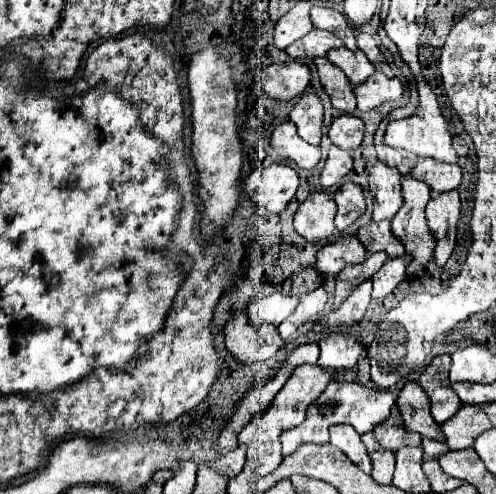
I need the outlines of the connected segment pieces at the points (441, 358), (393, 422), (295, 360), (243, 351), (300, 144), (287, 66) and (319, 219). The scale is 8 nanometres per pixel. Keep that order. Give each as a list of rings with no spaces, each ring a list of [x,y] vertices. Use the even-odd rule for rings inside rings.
[[[438,355],[432,359],[430,365],[426,365],[426,369],[418,379],[418,385],[426,391],[430,399],[430,411],[436,423],[444,423],[446,419],[456,415],[456,411],[462,407],[460,399],[450,389],[448,369],[450,369],[450,355]]]
[[[394,411],[384,423],[376,425],[372,433],[374,433],[376,441],[384,449],[390,449],[390,451],[396,451],[404,445],[420,445],[420,441],[422,441],[422,437],[418,433],[410,433],[404,429],[398,411]]]
[[[306,343],[306,345],[300,345],[296,351],[292,351],[292,355],[282,363],[280,371],[276,373],[276,379],[270,383],[272,387],[278,387],[282,383],[286,383],[286,379],[292,375],[292,369],[296,365],[302,365],[302,363],[316,363],[320,357],[320,347],[318,343]]]
[[[240,311],[234,319],[230,319],[224,327],[224,343],[228,351],[242,363],[254,363],[268,359],[276,353],[280,343],[264,343],[258,337],[258,331],[252,323],[248,323],[246,311]]]
[[[284,121],[274,129],[272,147],[282,159],[294,161],[302,169],[312,169],[320,161],[320,147],[304,141],[292,121]]]
[[[300,59],[274,63],[262,73],[262,87],[268,97],[290,101],[300,97],[310,85],[310,69]]]
[[[312,193],[306,201],[300,203],[294,215],[294,227],[308,241],[322,241],[336,231],[334,215],[334,199],[326,193]]]

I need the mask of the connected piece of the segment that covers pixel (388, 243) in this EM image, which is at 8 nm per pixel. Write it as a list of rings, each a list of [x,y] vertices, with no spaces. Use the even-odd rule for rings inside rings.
[[[386,219],[384,223],[366,223],[364,227],[358,229],[358,239],[364,243],[368,253],[376,251],[386,251],[388,257],[398,257],[404,255],[404,243],[392,235],[390,221]]]

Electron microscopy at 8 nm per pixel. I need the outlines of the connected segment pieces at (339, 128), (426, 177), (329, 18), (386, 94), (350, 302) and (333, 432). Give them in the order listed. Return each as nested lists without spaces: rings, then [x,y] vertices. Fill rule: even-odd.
[[[340,115],[330,125],[328,137],[340,149],[346,149],[346,151],[358,149],[364,137],[364,123],[354,115]]]
[[[418,159],[416,167],[410,171],[412,177],[428,183],[434,193],[458,189],[462,181],[462,169],[456,163],[436,163],[434,159]]]
[[[312,7],[312,23],[318,29],[326,29],[332,31],[336,37],[340,37],[344,41],[344,45],[352,51],[358,49],[356,45],[356,35],[352,31],[352,27],[348,27],[348,19],[344,19],[344,15],[332,7]]]
[[[378,69],[364,83],[354,87],[354,95],[358,99],[360,111],[370,111],[388,99],[398,99],[402,91],[404,87],[398,77],[386,77]]]
[[[364,281],[364,283],[360,283],[360,287],[356,287],[356,291],[352,291],[352,295],[342,303],[340,313],[344,315],[344,321],[346,321],[346,323],[354,323],[354,321],[358,321],[358,319],[364,315],[366,307],[368,307],[368,303],[370,303],[370,293],[372,293],[372,283],[370,283],[370,281]]]
[[[332,425],[330,427],[330,445],[342,449],[352,459],[352,463],[356,463],[364,473],[372,471],[368,451],[352,425]]]

